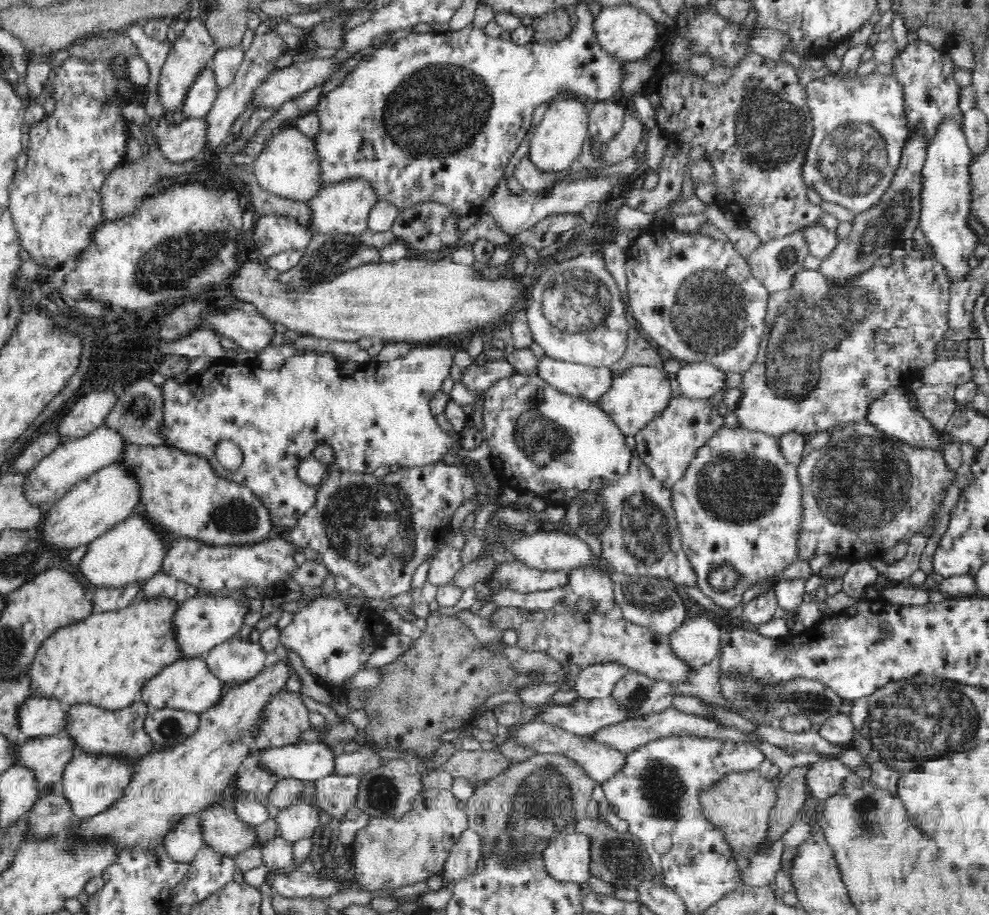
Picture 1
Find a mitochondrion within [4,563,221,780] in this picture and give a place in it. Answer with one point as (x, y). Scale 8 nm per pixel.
(170, 729)

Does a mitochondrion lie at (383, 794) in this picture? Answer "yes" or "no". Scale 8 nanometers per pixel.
yes

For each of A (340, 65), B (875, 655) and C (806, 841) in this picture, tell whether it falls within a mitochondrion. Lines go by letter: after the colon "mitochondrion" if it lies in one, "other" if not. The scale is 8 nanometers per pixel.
A: other
B: other
C: other

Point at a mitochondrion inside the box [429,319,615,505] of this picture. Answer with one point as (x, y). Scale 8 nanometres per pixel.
(542, 440)

